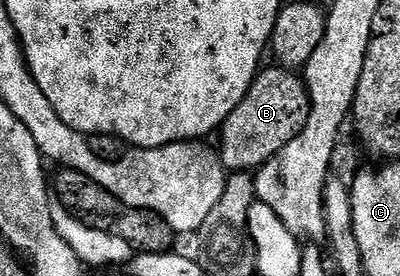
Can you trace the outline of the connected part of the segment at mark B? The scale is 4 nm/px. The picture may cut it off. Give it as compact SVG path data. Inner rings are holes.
M261 69L246 96L230 112L218 131L218 157L225 171L252 172L271 160L294 136L302 132L308 119L308 87L299 73L291 69Z

